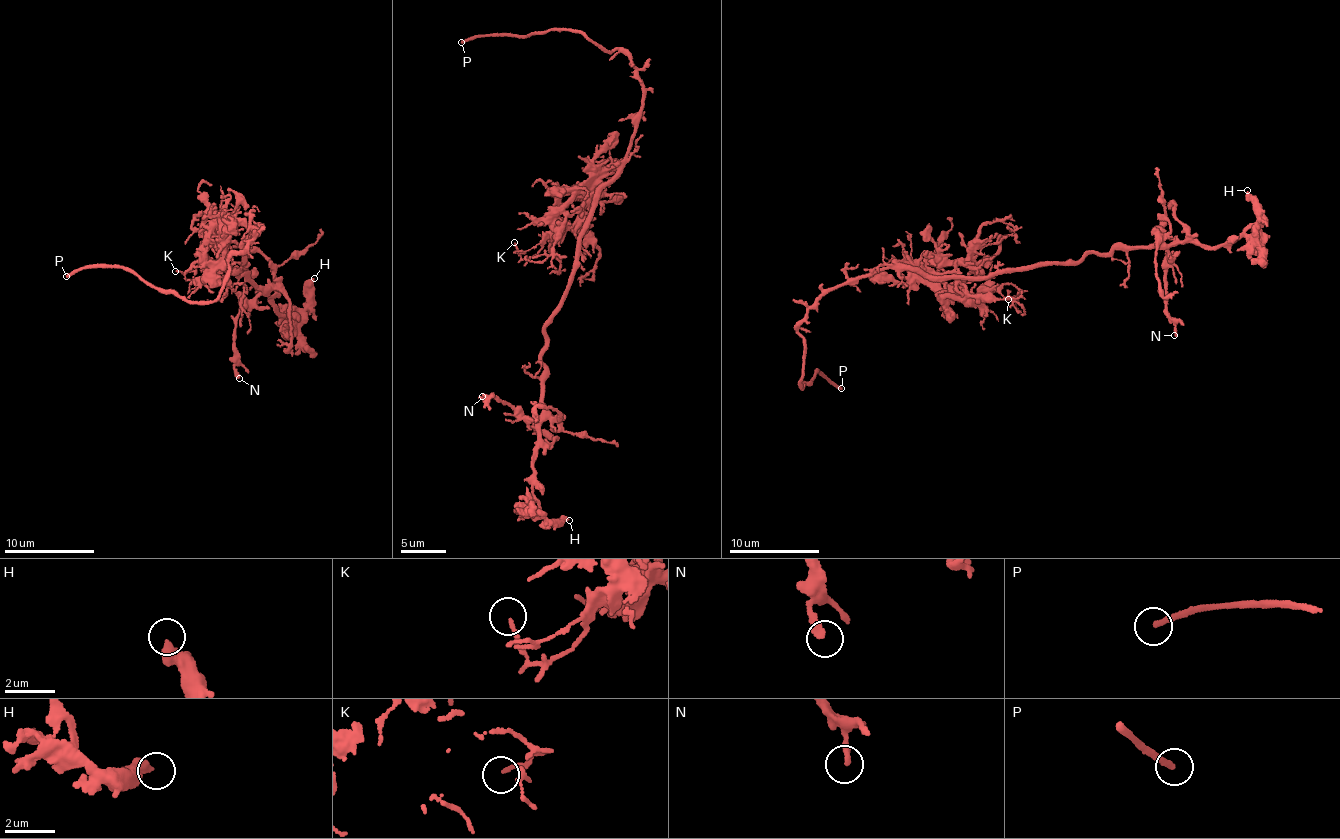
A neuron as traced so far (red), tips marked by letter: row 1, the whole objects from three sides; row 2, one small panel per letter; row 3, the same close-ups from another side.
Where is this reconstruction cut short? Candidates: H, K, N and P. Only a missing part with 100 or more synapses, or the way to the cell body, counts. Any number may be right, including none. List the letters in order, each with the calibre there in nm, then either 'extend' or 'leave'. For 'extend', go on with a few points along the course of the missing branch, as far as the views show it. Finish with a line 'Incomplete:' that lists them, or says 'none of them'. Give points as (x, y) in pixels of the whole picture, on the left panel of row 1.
H: calibre 440 nm; leave
K: calibre 140 nm; leave
N: calibre 240 nm; leave
P: calibre 240 nm; extend
Incomplete: P

